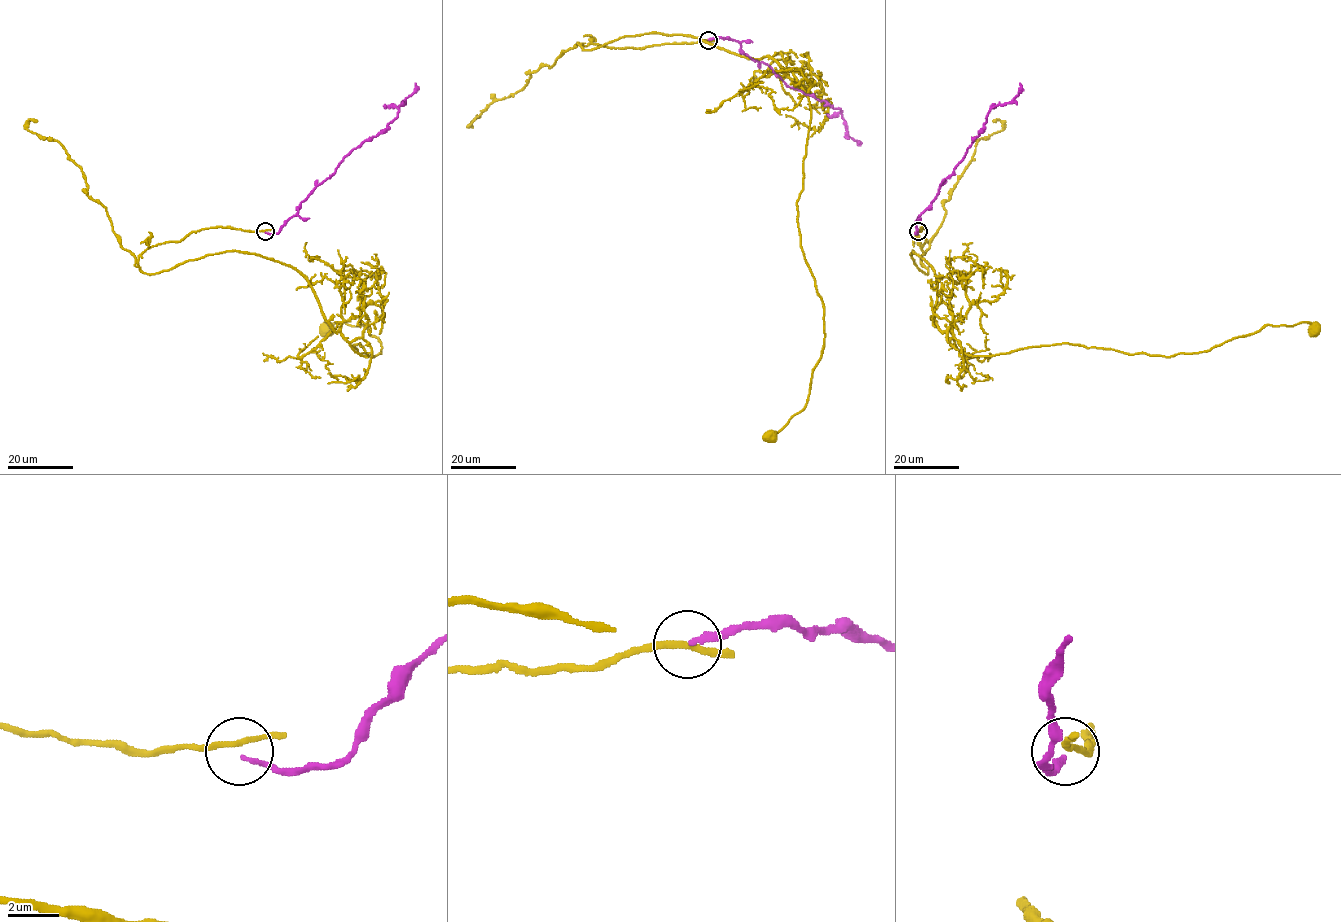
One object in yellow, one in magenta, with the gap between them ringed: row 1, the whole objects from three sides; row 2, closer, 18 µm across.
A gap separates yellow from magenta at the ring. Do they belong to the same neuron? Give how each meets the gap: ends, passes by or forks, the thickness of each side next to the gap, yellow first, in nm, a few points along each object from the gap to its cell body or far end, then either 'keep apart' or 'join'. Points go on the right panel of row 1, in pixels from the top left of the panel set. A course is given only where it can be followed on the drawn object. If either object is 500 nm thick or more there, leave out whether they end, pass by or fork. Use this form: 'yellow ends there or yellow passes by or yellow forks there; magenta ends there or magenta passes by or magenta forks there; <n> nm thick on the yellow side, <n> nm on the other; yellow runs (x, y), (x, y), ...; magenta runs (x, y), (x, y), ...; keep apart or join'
yellow passes by; magenta ends there; 240 nm thick on the yellow side, 180 nm on the other; yellow runs (918, 231), (936, 325), (967, 355), (1069, 343), (1173, 356), (1268, 325), (1312, 329); magenta runs (918, 232), (918, 216), (932, 202), (941, 182), (953, 172), (991, 108), (1009, 103), (1019, 91), (1019, 83); keep apart

